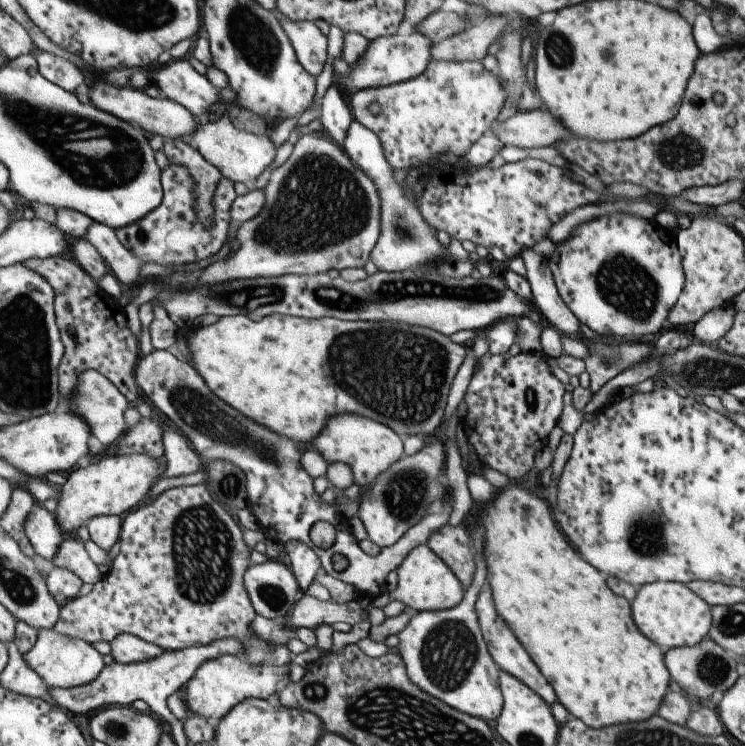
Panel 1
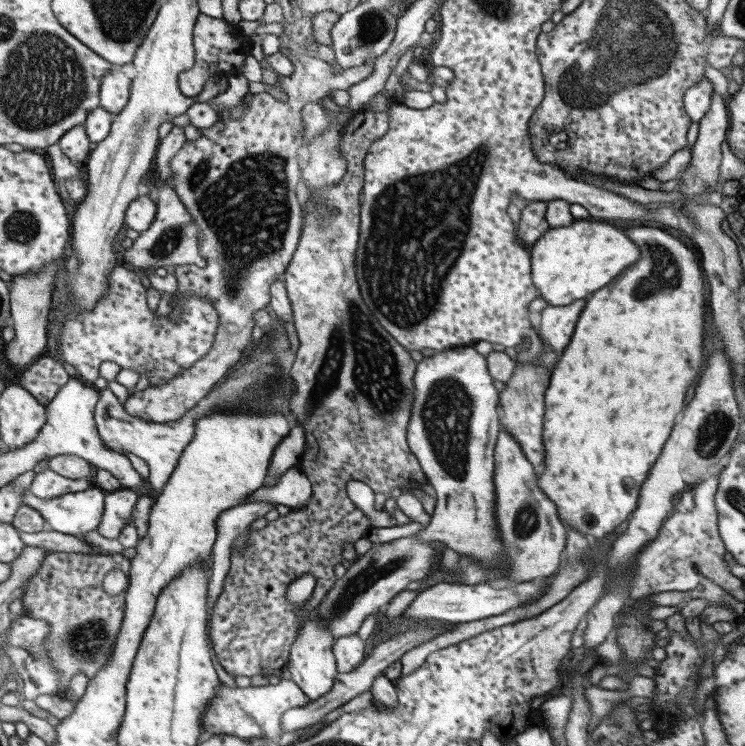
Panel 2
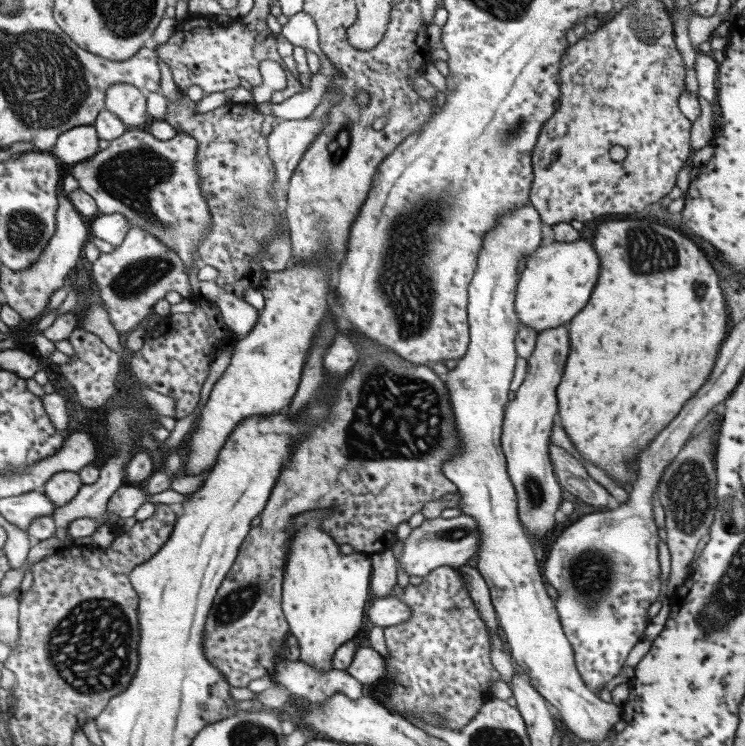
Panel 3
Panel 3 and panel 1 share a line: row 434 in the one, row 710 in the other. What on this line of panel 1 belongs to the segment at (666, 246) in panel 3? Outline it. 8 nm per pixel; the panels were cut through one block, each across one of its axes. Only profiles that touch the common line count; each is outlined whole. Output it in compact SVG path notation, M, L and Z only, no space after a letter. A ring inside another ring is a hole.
M515 482L513 486L505 486L479 514L479 524L483 526L486 584L495 612L553 687L556 700L567 710L569 717L578 718L592 729L644 721L655 712L669 690L670 676L659 647L633 624L630 602L615 596L605 586L603 576L581 560L551 518L552 513L545 502L529 494L525 487L515 486Z

